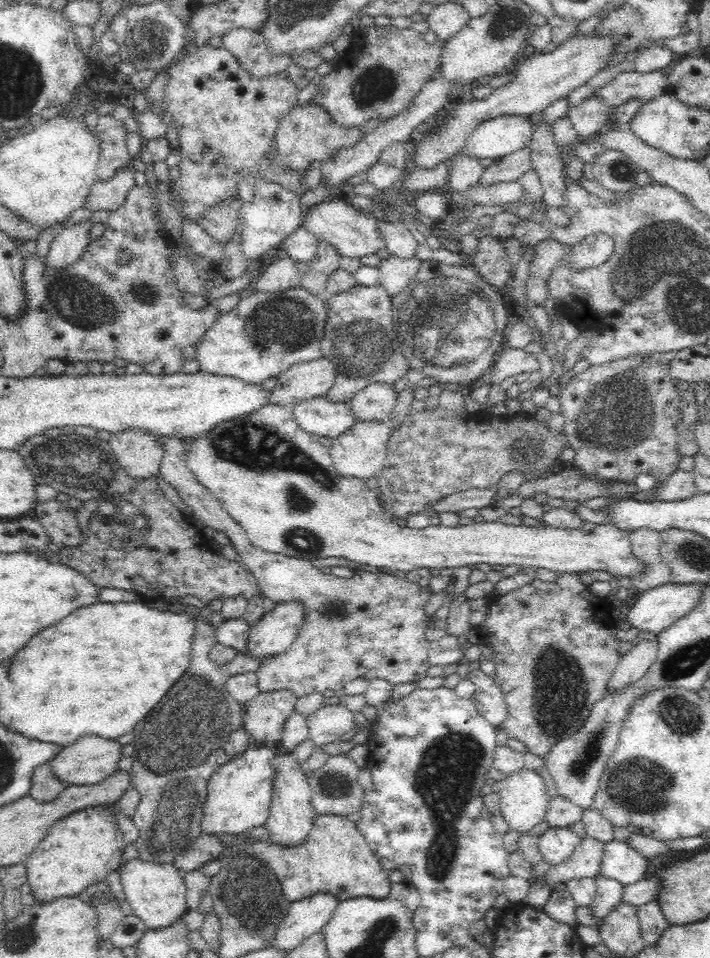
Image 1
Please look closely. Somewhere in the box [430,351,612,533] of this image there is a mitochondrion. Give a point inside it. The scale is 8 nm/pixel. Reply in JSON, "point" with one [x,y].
{"point":[530,448]}

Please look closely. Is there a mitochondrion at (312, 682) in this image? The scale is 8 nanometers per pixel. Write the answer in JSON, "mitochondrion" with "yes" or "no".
{"mitochondrion":"no"}

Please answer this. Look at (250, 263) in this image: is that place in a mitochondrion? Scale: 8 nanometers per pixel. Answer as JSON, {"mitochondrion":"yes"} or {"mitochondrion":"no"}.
{"mitochondrion":"no"}

